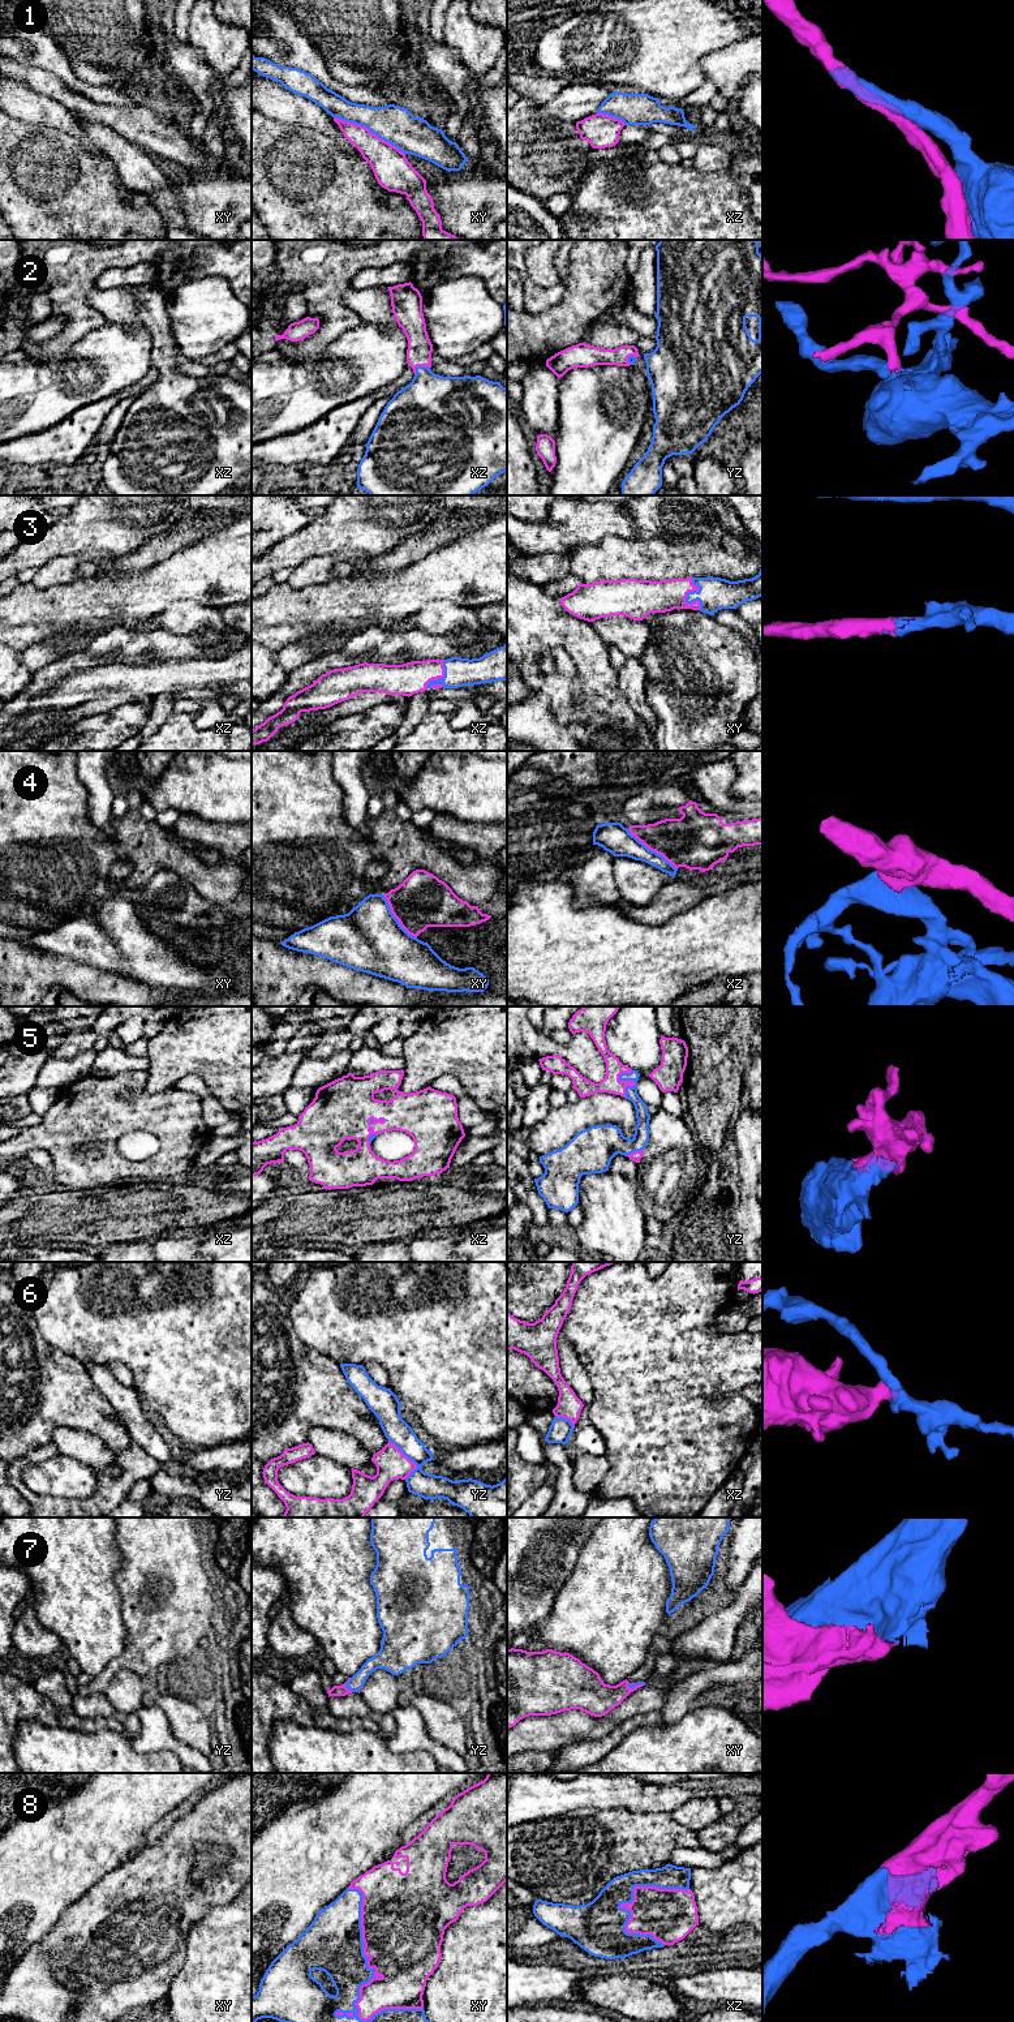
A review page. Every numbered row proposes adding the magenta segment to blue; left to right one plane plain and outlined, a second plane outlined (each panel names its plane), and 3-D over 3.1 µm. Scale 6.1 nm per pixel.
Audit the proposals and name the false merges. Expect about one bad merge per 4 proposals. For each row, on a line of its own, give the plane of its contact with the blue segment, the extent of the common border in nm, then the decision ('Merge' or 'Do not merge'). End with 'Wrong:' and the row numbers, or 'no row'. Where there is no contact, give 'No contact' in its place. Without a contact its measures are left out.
1: Touches blue in xy. Shared border 500 nm. Do not merge
2: Touches blue in xz. Shared border 110 nm. Merge
3: Touches blue in xy. Shared border 200 nm. Merge
4: Touches blue in xz. Shared border 400 nm. Do not merge
5: Touches blue in yz. Shared border 180 nm. Merge
6: Touches blue in yz. Shared border 260 nm. Do not merge
7: Touches blue in yz. Shared border 90 nm. Merge
8: Touches blue in xy. Shared border 900 nm. Merge
Wrong: 1, 4, 6

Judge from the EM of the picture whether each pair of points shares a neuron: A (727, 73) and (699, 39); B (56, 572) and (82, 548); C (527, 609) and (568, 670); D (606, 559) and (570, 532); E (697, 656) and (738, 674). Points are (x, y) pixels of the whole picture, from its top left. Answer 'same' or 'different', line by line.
A: different
B: different
C: different
D: different
E: same

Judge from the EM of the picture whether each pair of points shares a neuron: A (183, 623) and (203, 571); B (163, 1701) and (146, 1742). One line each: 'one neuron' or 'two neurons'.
A: two neurons
B: two neurons

